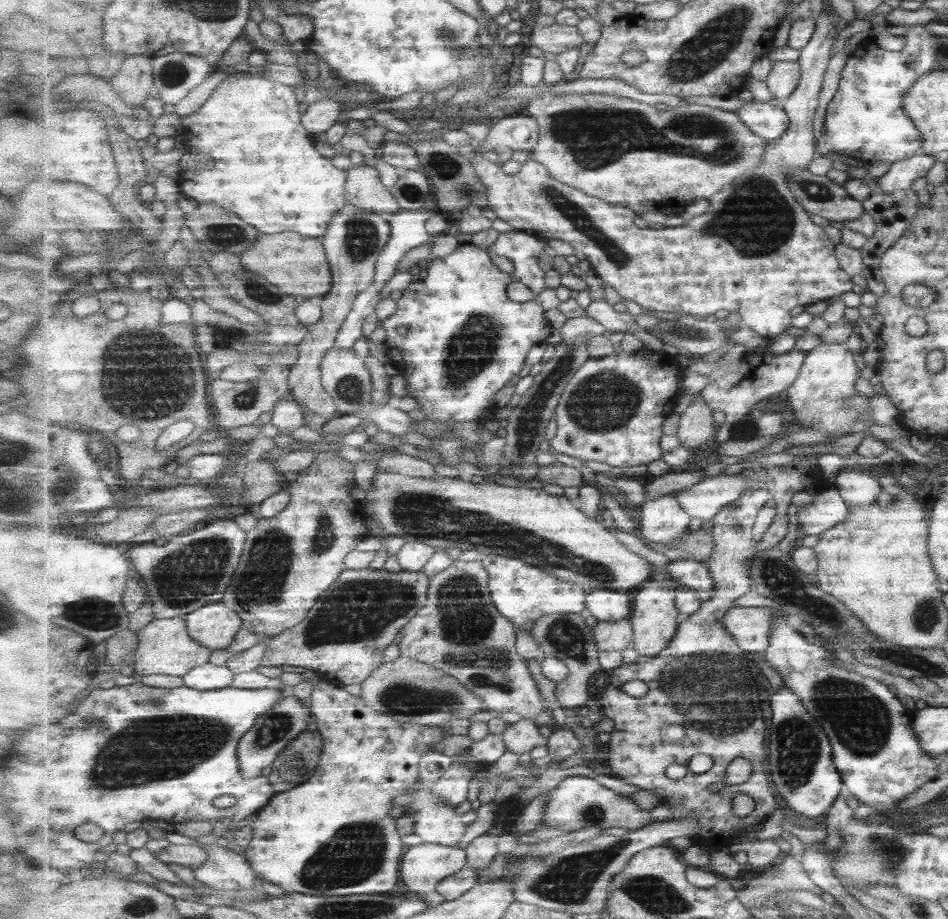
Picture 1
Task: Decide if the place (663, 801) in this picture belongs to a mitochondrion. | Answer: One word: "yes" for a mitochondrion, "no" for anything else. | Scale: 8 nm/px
no

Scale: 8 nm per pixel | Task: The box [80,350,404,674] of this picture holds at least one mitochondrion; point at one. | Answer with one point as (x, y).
(202, 568)

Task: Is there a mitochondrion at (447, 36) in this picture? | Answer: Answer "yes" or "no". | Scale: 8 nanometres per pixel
yes

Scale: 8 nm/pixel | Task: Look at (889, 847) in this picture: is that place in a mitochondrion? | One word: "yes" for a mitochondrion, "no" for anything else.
yes

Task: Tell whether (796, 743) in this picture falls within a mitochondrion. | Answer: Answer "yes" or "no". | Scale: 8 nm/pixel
yes

